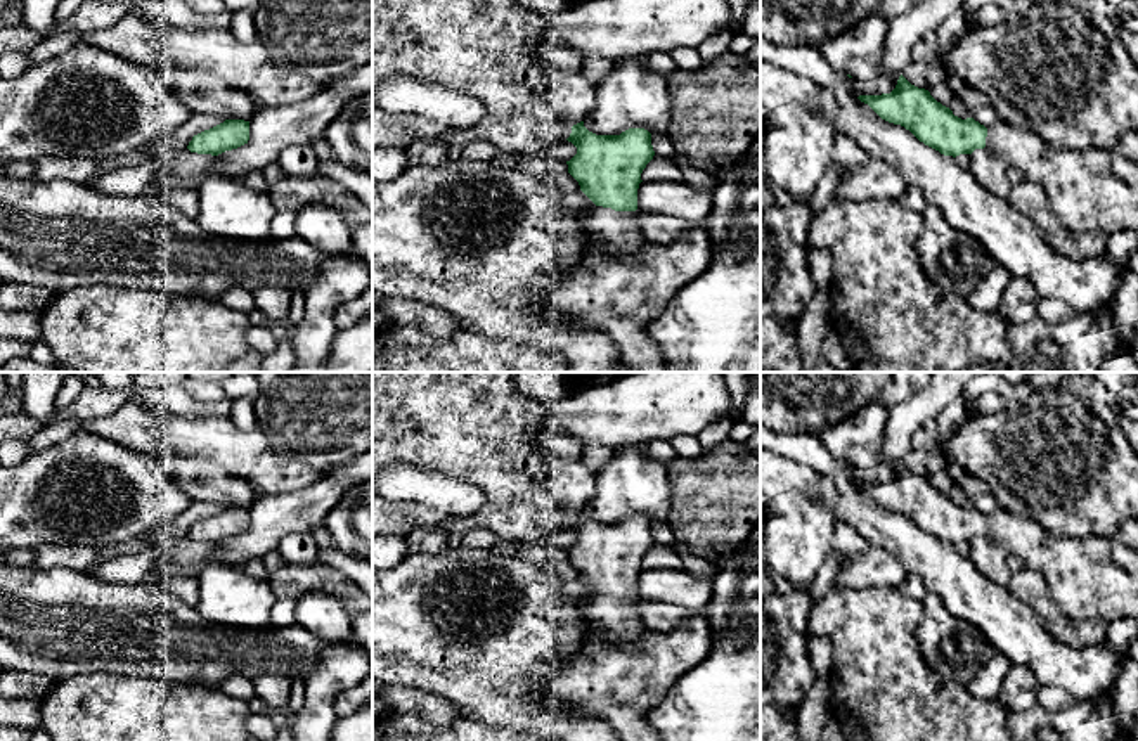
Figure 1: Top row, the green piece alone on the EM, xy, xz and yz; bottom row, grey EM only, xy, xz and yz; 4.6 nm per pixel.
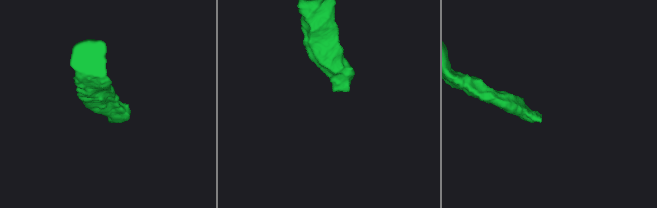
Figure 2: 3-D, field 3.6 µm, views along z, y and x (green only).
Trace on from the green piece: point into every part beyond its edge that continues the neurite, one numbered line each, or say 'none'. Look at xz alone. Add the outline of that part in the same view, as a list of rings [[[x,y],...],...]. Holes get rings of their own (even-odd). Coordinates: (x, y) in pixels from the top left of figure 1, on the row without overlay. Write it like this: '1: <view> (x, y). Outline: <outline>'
1: xz (619, 620). Outline: [[[594,594],[584,599],[584,618],[579,622],[582,630],[599,630],[598,641],[584,641],[594,644],[624,646],[636,642],[646,630],[634,599],[615,599],[611,596]]]

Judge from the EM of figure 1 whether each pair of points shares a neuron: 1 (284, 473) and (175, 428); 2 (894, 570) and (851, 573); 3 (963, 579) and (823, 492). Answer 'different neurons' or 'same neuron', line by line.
1: same neuron
2: same neuron
3: same neuron

